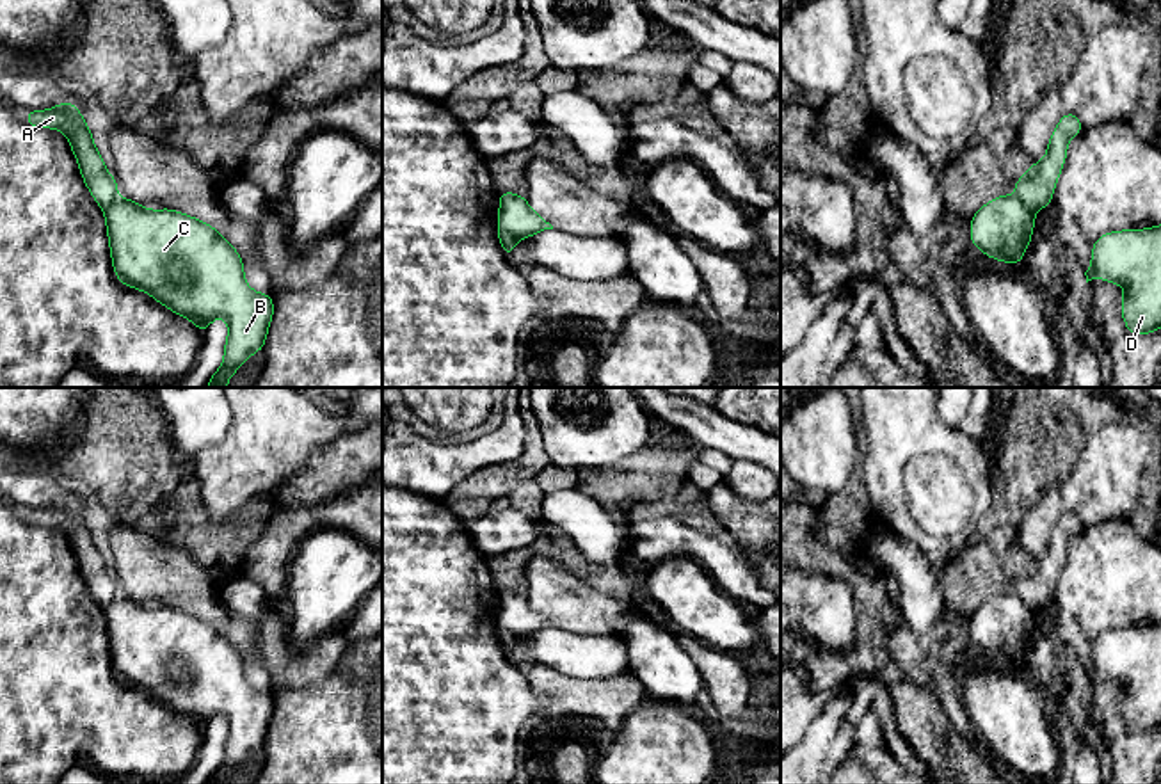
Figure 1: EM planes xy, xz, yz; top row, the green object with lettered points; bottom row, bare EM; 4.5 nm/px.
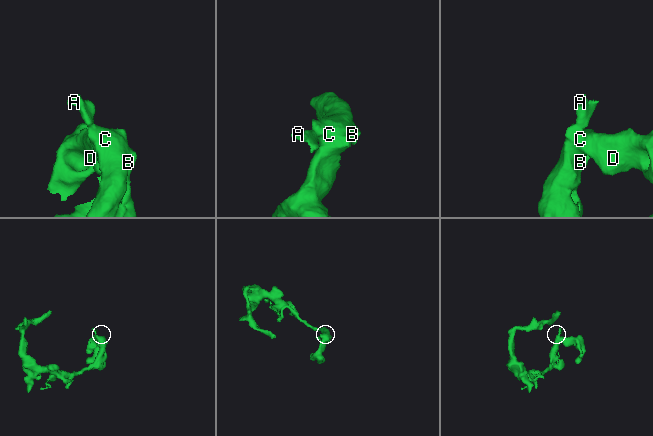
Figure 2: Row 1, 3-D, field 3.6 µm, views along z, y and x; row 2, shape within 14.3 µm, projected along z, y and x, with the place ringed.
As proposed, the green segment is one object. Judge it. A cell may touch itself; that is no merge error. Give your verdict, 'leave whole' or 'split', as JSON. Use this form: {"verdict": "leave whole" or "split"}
{"verdict": "split"}

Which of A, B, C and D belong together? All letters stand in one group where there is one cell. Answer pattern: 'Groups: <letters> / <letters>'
Groups: A / B C D

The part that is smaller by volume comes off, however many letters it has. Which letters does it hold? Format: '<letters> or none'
A

